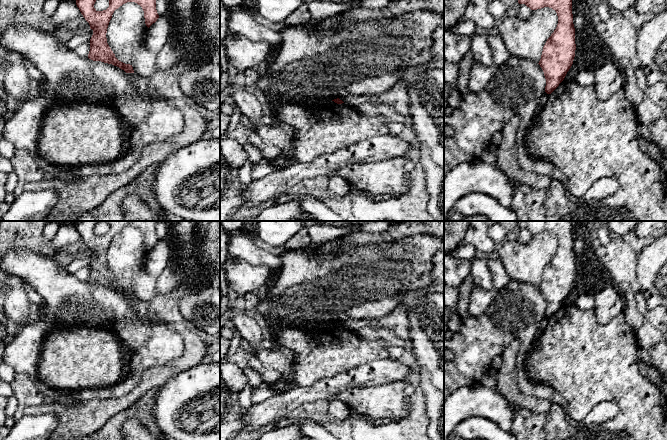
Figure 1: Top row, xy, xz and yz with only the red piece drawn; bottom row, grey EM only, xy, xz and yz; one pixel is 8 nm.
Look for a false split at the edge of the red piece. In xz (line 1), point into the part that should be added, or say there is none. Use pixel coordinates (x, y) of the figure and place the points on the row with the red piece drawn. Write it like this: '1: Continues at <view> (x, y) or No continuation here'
1: No continuation here

